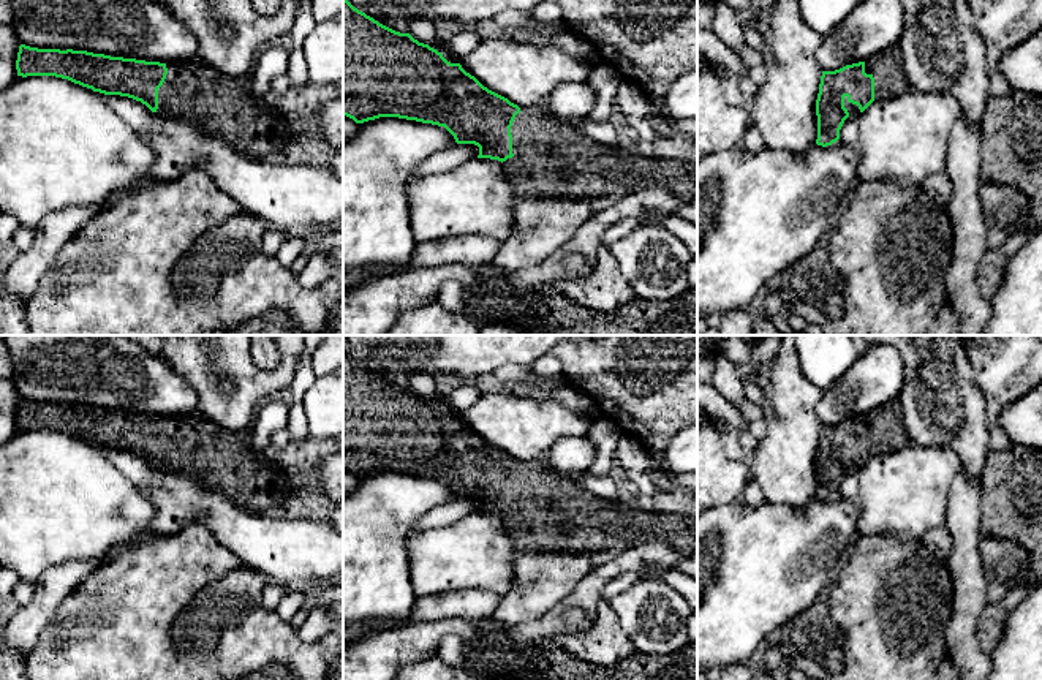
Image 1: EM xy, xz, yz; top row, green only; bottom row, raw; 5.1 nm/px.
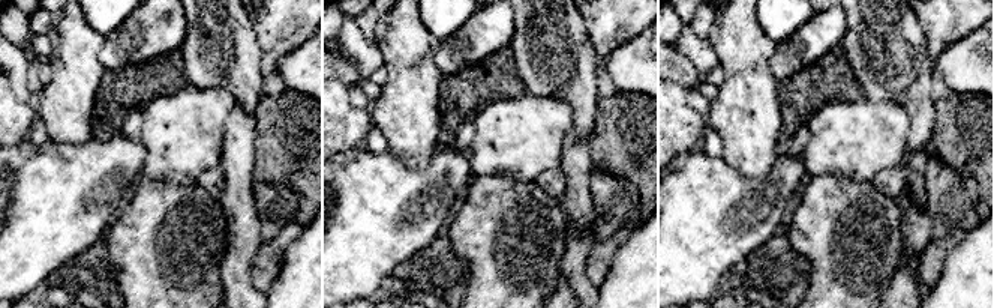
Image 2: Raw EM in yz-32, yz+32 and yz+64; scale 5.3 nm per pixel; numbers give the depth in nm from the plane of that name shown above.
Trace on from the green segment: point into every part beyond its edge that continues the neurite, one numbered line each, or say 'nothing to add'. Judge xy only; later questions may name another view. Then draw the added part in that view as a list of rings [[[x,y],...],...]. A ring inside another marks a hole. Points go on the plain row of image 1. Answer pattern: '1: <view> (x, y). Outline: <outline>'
1: xy (193, 446). Outline: [[[202,413],[168,416],[166,422],[166,433],[158,443],[158,470],[201,481],[210,490],[220,492],[236,504],[253,511],[275,506],[296,492],[291,481],[281,474],[274,451],[258,452],[250,449],[251,427],[244,432],[229,432]]]

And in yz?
1: yz (886, 421). Outline: [[[898,399],[863,416],[865,427],[874,432],[874,454],[900,451],[911,443]]]

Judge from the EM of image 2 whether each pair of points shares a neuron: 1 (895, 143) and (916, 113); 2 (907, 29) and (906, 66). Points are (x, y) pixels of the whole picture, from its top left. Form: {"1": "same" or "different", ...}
{"1": "different", "2": "same"}

